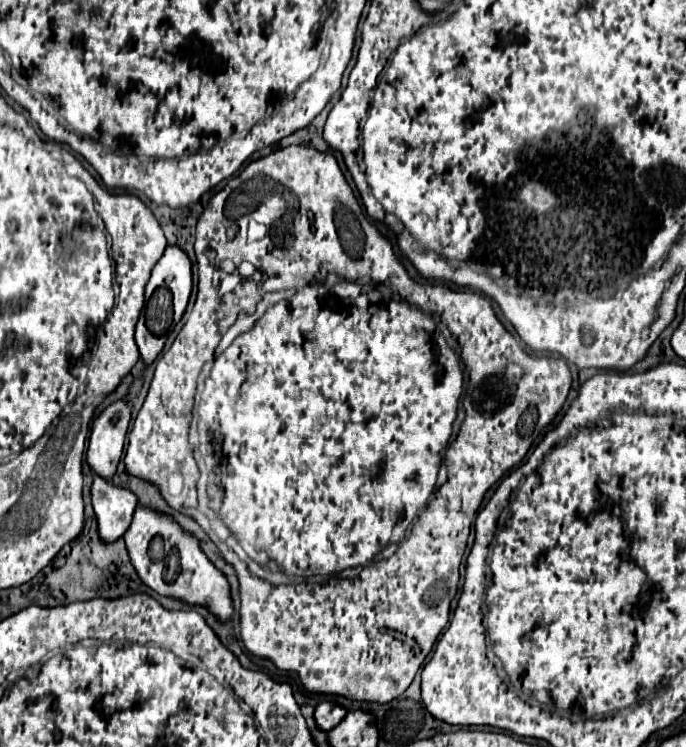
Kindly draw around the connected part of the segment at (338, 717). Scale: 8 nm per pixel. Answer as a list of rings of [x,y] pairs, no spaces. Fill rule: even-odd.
[[[321,702],[319,706],[317,706],[317,710],[315,710],[315,720],[317,720],[317,726],[321,728],[321,730],[331,730],[331,728],[335,728],[341,720],[343,720],[343,716],[347,714],[347,710],[345,710],[345,706],[339,706],[339,704],[335,704],[335,702]]]

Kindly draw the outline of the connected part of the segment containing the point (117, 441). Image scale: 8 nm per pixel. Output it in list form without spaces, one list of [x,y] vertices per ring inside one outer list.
[[[127,398],[115,400],[99,416],[95,416],[87,448],[87,462],[95,474],[103,478],[111,478],[115,474],[123,454],[129,420],[131,404]]]

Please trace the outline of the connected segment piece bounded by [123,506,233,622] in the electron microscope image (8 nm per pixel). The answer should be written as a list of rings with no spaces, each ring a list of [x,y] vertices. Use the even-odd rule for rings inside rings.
[[[137,506],[133,514],[133,522],[123,534],[123,538],[127,542],[131,562],[139,578],[143,580],[143,584],[147,584],[149,588],[153,588],[163,596],[183,598],[189,604],[205,604],[205,600],[209,600],[213,614],[223,622],[229,620],[233,612],[233,600],[231,600],[231,586],[227,576],[201,550],[201,542],[197,540],[197,536],[191,532],[185,532],[173,516],[153,510],[149,506]],[[155,534],[161,534],[165,540],[165,556],[159,562],[153,562],[147,554],[149,540]]]

